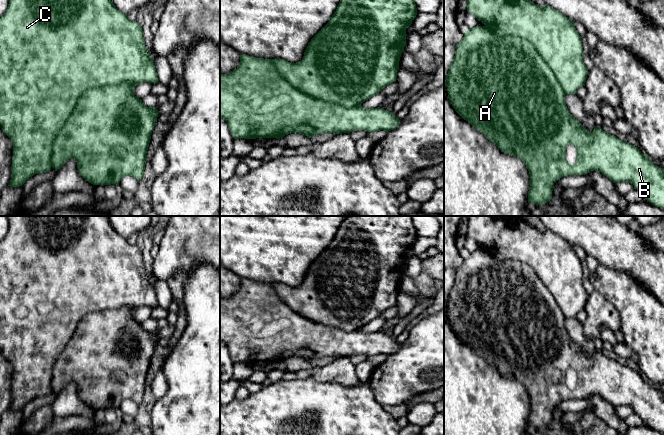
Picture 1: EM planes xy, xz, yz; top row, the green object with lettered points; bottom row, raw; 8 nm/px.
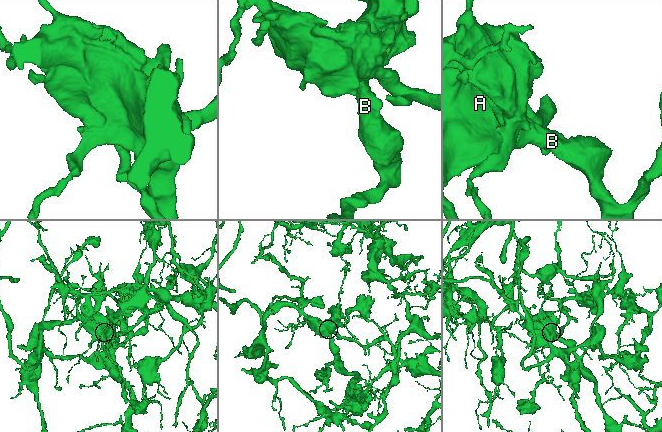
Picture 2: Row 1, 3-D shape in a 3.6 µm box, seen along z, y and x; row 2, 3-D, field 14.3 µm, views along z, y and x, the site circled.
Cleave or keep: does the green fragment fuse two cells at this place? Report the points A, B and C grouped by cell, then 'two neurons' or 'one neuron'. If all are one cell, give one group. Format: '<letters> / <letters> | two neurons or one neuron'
A B / C | two neurons

